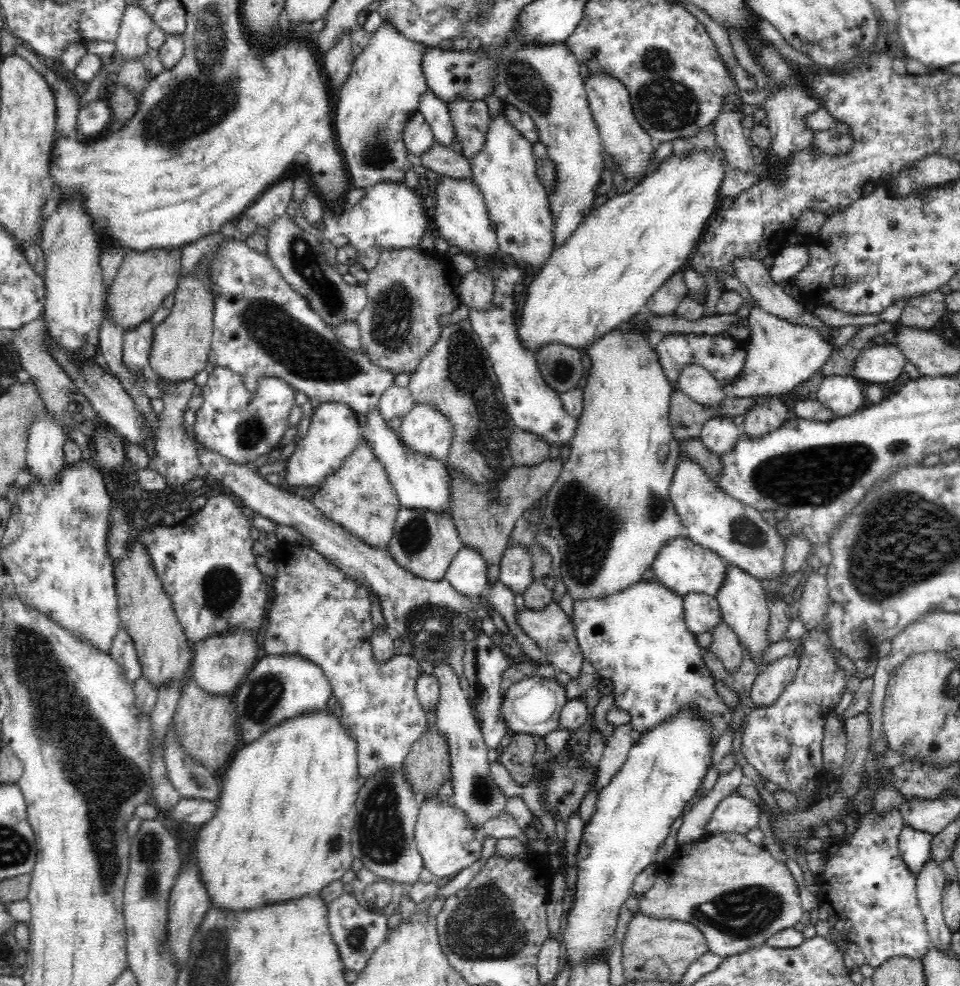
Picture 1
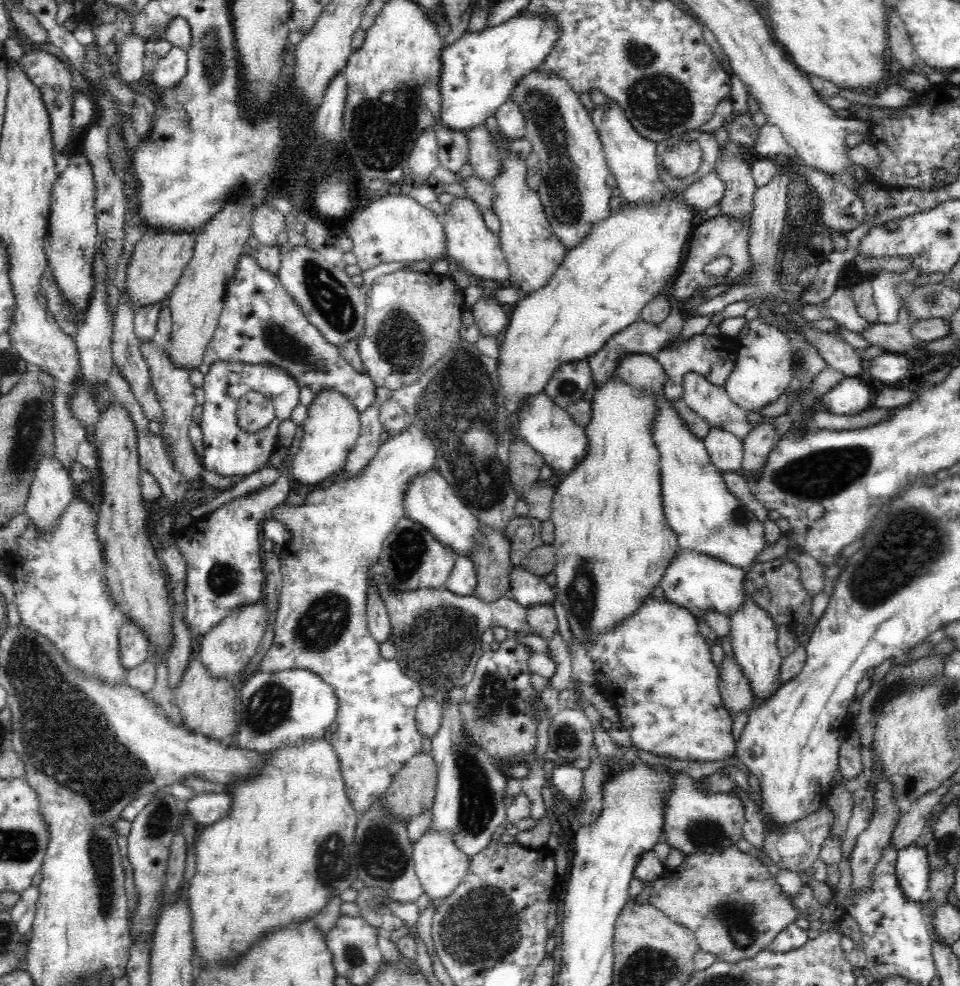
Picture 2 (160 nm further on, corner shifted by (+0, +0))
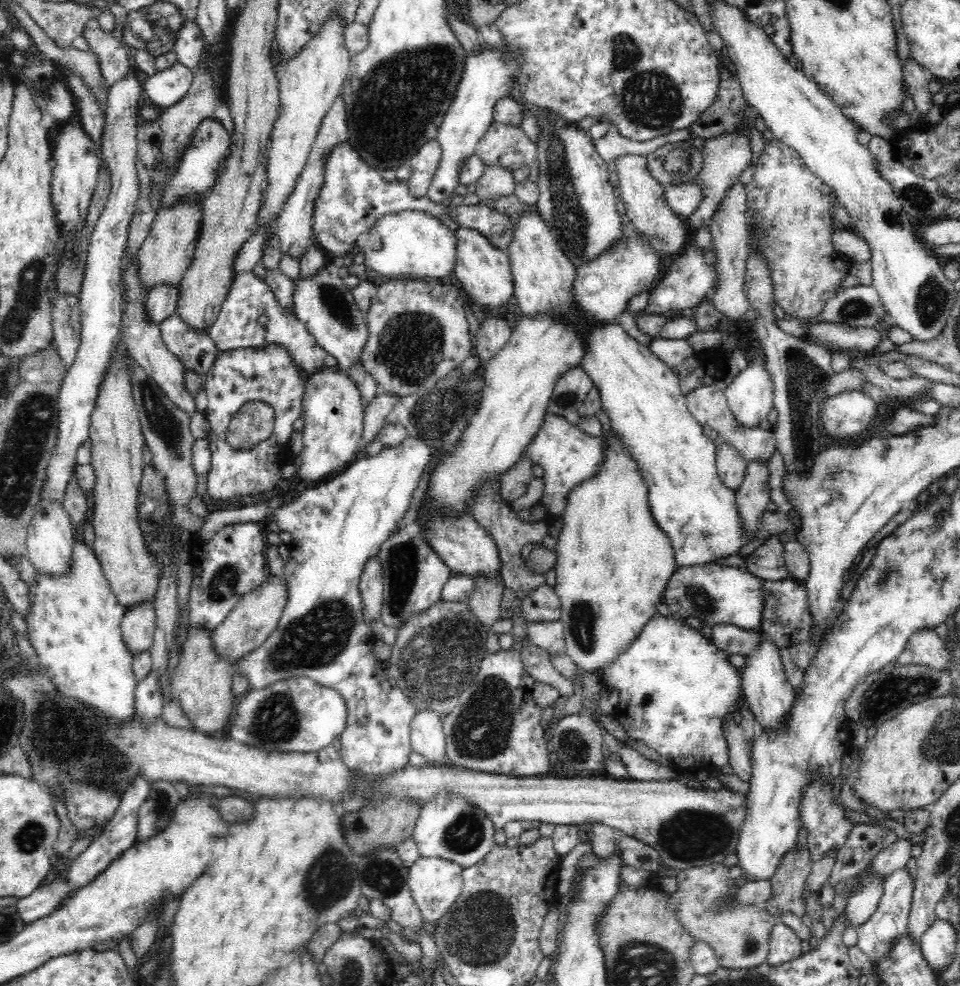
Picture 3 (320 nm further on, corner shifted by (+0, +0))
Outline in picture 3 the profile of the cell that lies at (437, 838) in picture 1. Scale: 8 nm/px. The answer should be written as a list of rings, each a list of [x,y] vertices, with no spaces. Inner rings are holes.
[[[418,857],[418,860],[409,868],[407,885],[410,895],[420,911],[422,922],[436,926],[456,902],[463,889],[461,871],[458,863],[452,863],[446,859],[424,857]]]

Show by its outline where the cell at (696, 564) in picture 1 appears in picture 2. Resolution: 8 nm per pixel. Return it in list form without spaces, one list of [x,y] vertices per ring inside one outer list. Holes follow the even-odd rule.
[[[678,550],[674,560],[666,569],[660,585],[666,600],[689,611],[707,613],[716,611],[731,617],[747,598],[745,576],[749,569],[741,569],[724,561],[694,554],[690,550]]]

